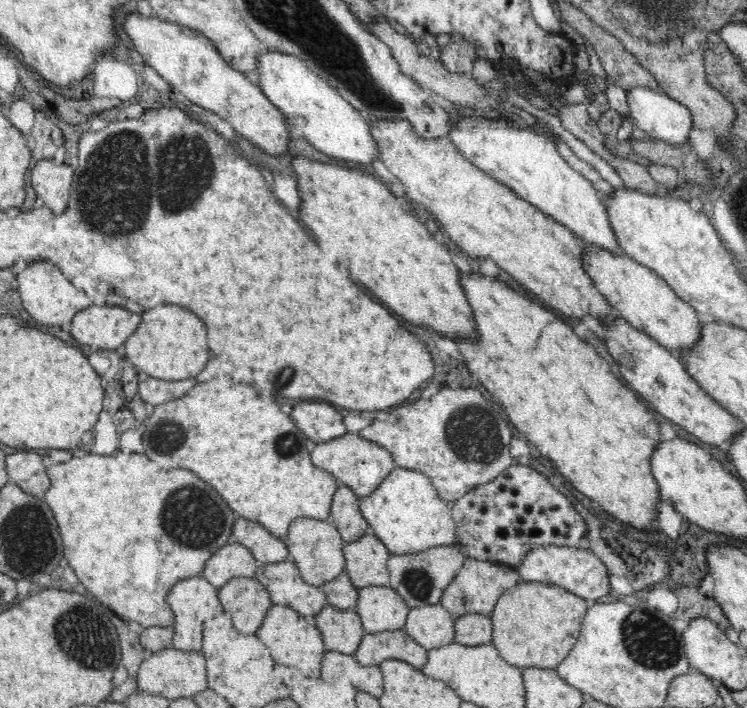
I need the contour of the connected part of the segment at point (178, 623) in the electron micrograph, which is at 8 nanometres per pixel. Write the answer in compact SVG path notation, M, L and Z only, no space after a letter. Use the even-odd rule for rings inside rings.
M203 576L192 577L176 582L170 592L166 594L166 601L170 609L174 611L174 634L172 647L181 651L201 652L202 640L204 640L204 624L212 620L212 616L220 616L222 605L218 599L218 589L212 586Z

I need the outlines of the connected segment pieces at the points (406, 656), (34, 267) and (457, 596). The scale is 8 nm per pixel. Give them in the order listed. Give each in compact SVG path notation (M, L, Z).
M403 630L386 631L378 633L365 633L354 652L356 661L360 665L365 666L379 666L386 660L395 659L403 661L404 663L412 665L414 668L422 669L427 664L428 650L421 644L418 644L408 633Z
M38 259L27 264L27 267L17 274L17 291L21 304L36 322L46 326L61 325L70 322L74 315L88 306L92 306L91 297L84 291L77 289L64 273L50 261Z
M465 558L462 568L454 576L454 580L443 590L440 604L448 610L453 618L468 613L491 615L500 594L512 586L522 582L520 573L516 568L491 561Z

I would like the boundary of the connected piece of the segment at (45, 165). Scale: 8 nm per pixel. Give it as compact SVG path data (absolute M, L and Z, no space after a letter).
M40 159L30 170L30 182L38 198L57 215L67 208L73 176L70 161L57 166L51 159Z

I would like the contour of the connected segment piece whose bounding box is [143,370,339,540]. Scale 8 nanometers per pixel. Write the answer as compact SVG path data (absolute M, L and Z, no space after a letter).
M204 370L200 372L198 384L190 390L190 394L150 408L147 420L143 446L149 459L168 468L172 462L172 452L172 458L178 462L178 466L196 472L204 482L212 484L212 488L222 494L222 498L238 516L255 521L274 536L284 540L288 536L290 524L303 517L330 520L330 506L339 483L330 473L312 463L311 442L292 422L292 418L286 416L276 402L264 398L252 386L242 384L240 378L234 378L232 374L210 374Z

